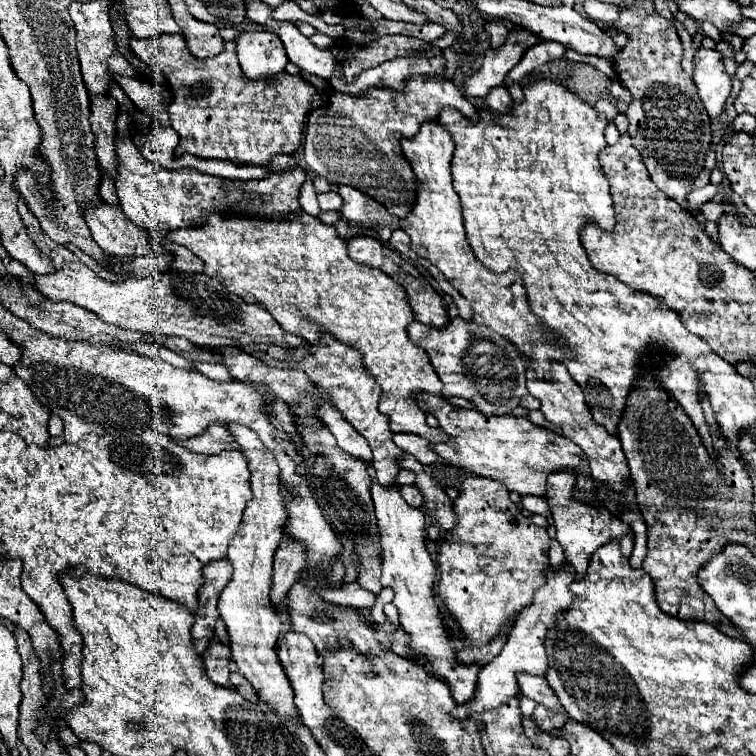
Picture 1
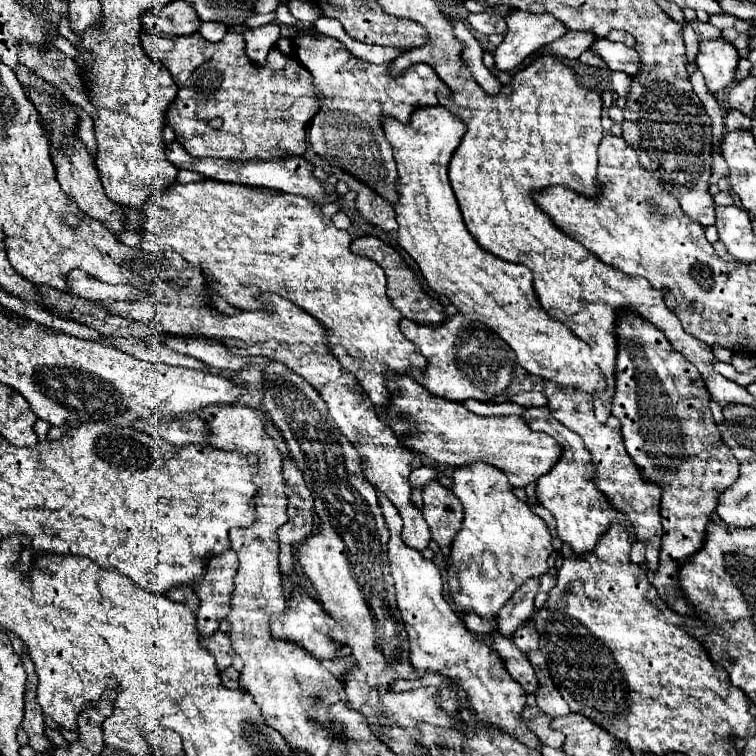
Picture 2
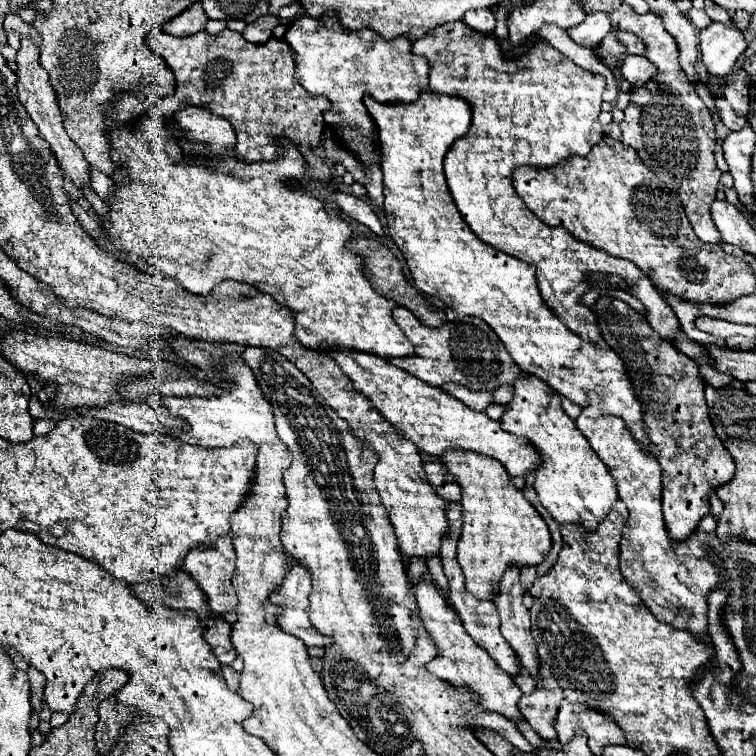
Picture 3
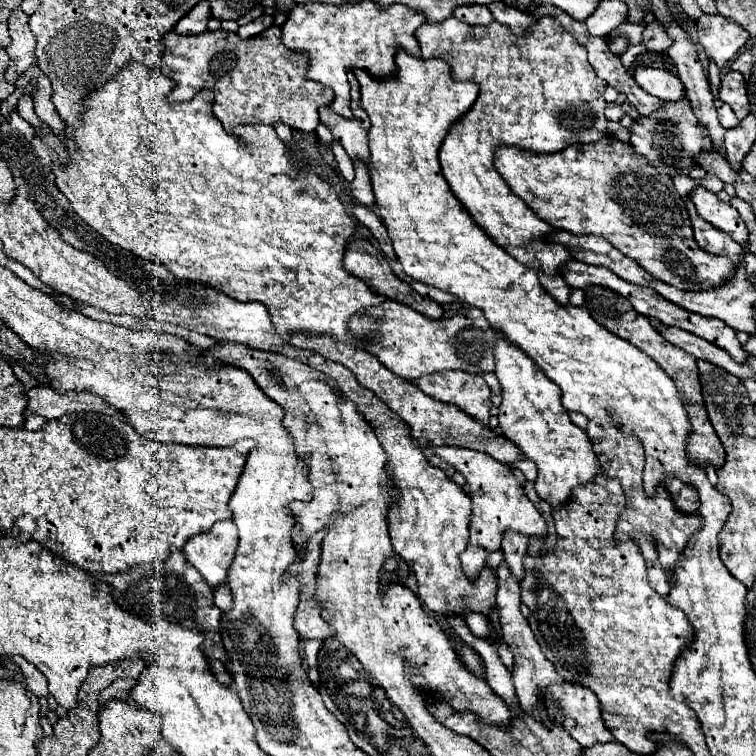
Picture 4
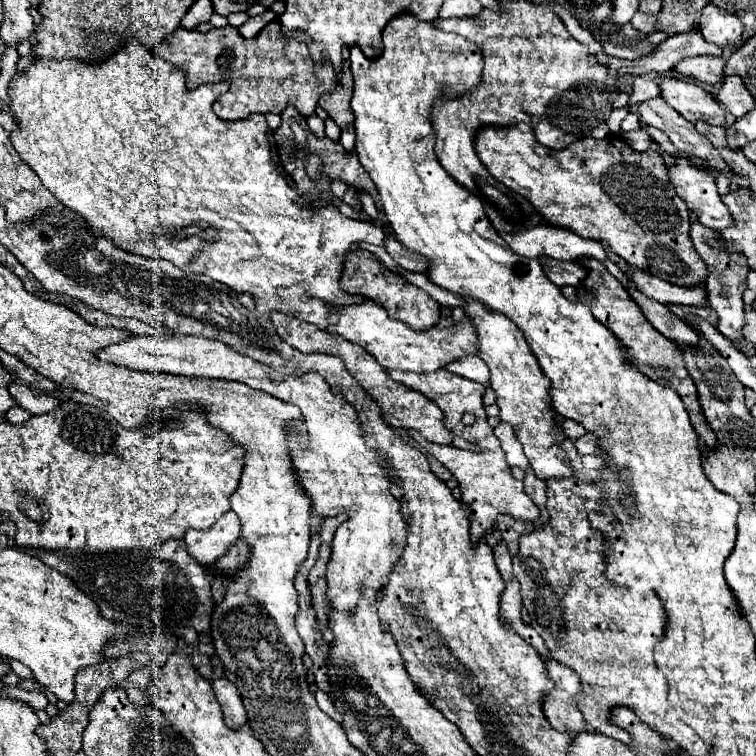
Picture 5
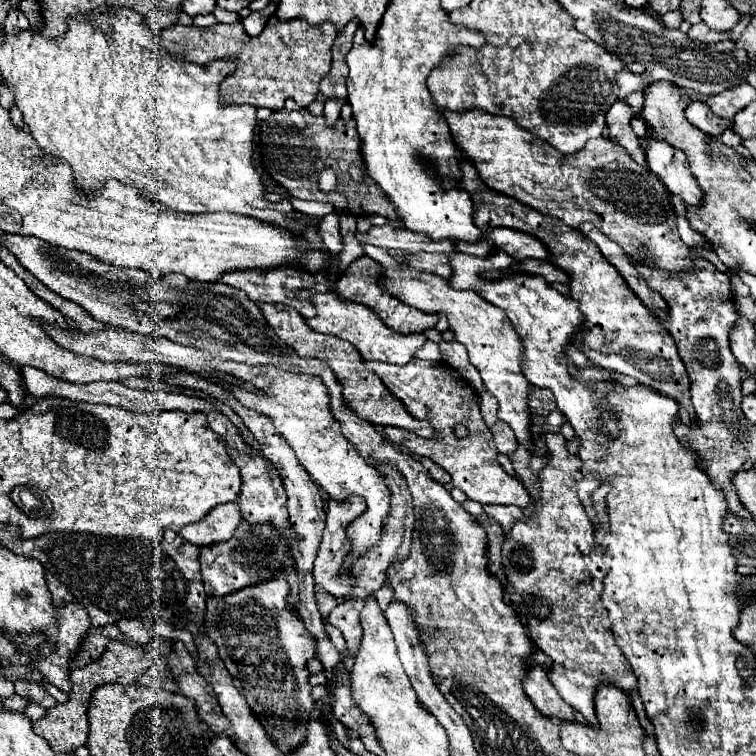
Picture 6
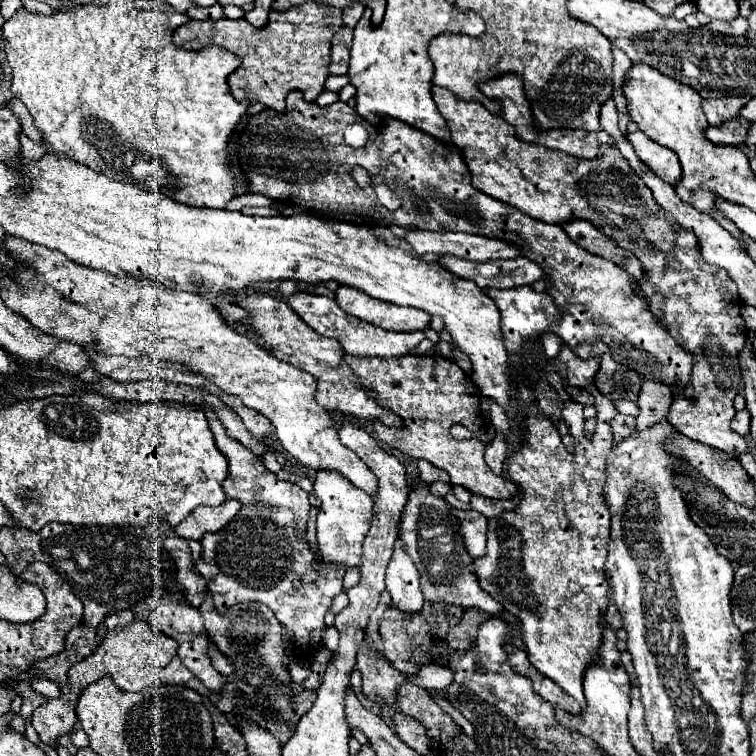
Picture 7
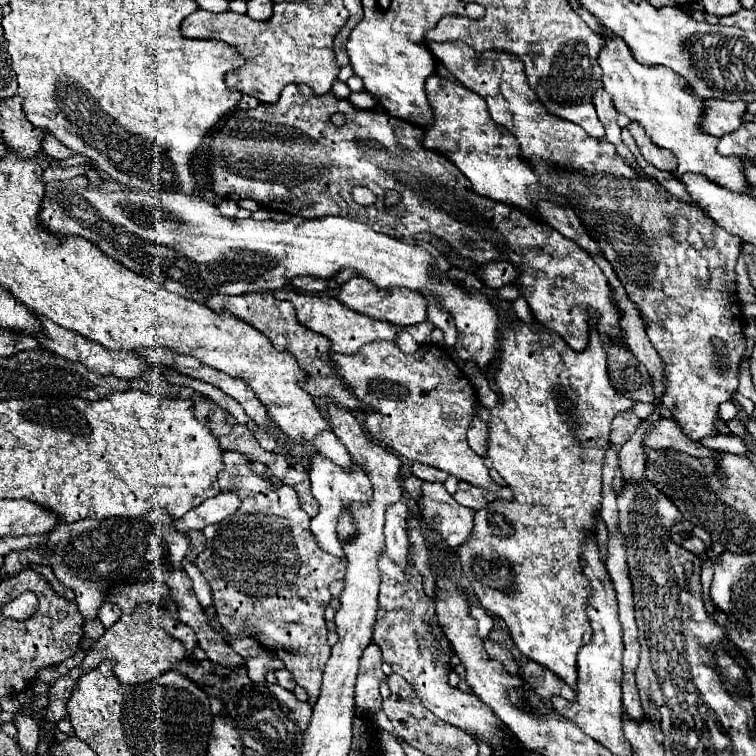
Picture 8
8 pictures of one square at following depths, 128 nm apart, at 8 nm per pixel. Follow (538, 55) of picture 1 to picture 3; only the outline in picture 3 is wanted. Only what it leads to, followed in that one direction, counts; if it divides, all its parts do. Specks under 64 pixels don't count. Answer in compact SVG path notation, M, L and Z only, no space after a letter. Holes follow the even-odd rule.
M594 12L594 14L588 14L586 20L580 22L578 26L572 26L568 30L568 34L580 46L594 48L602 42L606 32L610 32L610 30L612 30L612 24L610 24L608 14L606 12Z

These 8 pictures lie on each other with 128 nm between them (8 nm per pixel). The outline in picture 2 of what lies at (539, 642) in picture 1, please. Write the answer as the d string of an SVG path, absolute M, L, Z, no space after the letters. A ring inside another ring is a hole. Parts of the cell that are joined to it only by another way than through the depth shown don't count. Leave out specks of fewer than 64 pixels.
M532 624L520 626L520 628L514 632L512 640L514 640L514 644L516 644L524 654L526 654L528 650L538 650L538 632L536 632L536 628L534 628Z

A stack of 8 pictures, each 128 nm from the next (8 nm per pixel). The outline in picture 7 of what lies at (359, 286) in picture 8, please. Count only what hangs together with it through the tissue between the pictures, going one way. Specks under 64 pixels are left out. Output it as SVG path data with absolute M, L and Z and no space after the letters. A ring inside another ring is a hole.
M340 286L336 290L338 306L356 316L364 318L364 322L372 322L384 330L396 332L416 332L424 330L430 324L430 314L416 308L404 308L390 302L376 302L376 298L368 298L362 290L352 290L348 286Z

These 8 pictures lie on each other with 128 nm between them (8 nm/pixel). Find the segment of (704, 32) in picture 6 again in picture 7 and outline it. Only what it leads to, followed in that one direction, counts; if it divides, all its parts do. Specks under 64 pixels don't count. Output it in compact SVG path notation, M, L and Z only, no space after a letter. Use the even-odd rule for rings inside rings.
M738 16L736 19L726 22L727 26L724 27L726 33L730 36L745 35L749 29L749 23L747 19L742 16Z

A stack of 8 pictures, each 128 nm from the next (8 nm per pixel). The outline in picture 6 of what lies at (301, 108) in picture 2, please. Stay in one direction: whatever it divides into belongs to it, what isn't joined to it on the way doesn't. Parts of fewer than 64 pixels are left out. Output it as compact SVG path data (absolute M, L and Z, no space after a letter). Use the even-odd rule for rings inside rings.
M272 16L262 34L254 38L246 34L242 22L214 24L208 28L174 24L162 32L160 42L170 54L196 64L208 64L216 58L234 58L236 72L226 80L226 86L222 86L224 102L280 110L288 98L292 98L300 108L306 108L312 100L316 100L318 84L330 70L330 48L334 38L336 28L328 22L322 30L300 18L280 22Z

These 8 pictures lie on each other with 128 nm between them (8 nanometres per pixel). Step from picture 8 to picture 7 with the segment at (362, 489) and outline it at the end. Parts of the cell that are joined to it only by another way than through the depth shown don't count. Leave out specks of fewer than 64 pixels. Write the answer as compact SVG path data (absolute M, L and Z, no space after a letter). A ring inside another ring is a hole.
M320 470L314 480L314 494L322 500L318 514L318 550L328 562L342 562L356 566L362 554L362 542L372 522L372 498L368 492L352 486L342 474L332 470Z

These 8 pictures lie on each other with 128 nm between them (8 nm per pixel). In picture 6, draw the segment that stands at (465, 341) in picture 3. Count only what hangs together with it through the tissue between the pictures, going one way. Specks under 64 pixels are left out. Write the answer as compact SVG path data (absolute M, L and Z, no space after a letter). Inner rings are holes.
M326 292L326 294L314 294L308 298L314 308L316 308L316 316L308 318L308 326L320 334L332 334L338 336L342 340L348 340L364 360L378 360L378 362L386 362L386 364L396 364L396 366L406 366L416 350L426 342L424 334L398 334L394 330L390 330L388 326L384 326L380 322L380 318L376 318L376 314L372 314L372 310L368 310L362 304L354 304L354 302L346 302L340 300L336 294Z

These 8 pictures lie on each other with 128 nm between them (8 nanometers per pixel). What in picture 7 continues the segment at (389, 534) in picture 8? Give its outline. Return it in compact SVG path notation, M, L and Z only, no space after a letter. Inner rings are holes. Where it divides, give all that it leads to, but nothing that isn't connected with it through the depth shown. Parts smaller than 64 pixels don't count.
M400 536L396 538L392 548L392 560L386 572L386 590L390 592L392 602L398 610L406 614L414 614L422 610L424 596L420 588L420 574L416 570L416 564L408 556Z

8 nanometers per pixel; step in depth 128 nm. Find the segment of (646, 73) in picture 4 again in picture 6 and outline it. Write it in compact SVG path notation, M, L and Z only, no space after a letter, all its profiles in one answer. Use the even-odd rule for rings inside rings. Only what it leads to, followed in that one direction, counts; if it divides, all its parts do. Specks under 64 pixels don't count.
M698 100L688 104L686 118L690 124L694 124L698 130L702 130L708 136L722 136L724 130L730 130L734 126L734 120L714 116L708 110L708 106L704 106L704 102L698 102Z

